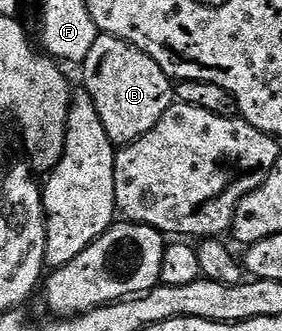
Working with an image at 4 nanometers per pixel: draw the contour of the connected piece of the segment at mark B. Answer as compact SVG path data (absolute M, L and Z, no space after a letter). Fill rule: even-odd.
M100 34L81 64L82 86L93 97L101 125L109 133L109 141L126 145L149 133L161 120L162 114L173 104L173 81L141 49L112 35Z

